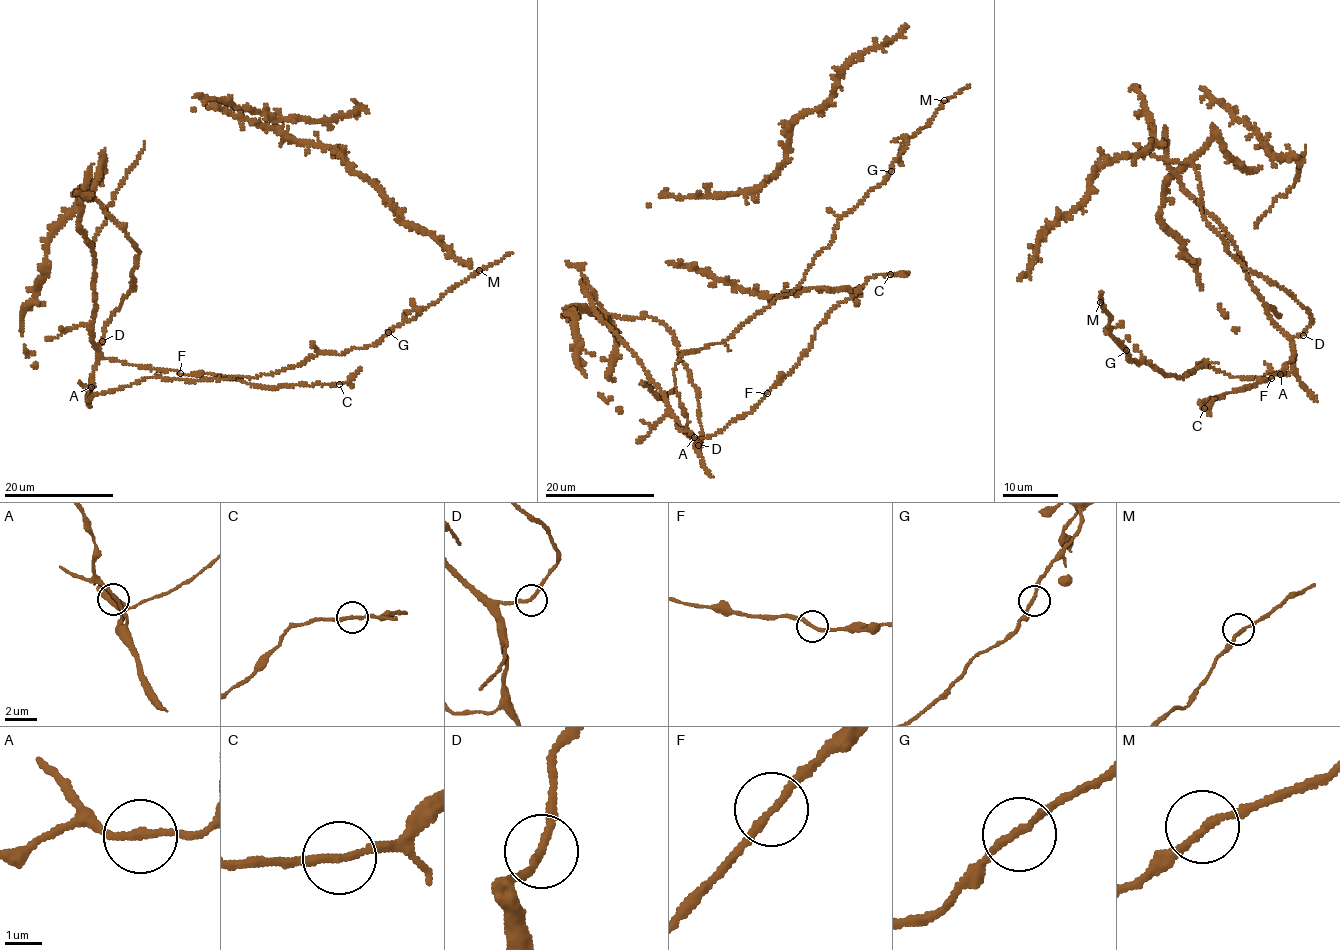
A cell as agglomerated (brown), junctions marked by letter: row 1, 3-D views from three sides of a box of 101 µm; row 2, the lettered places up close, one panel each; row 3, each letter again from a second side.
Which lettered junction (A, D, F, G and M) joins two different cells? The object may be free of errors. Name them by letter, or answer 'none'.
none

